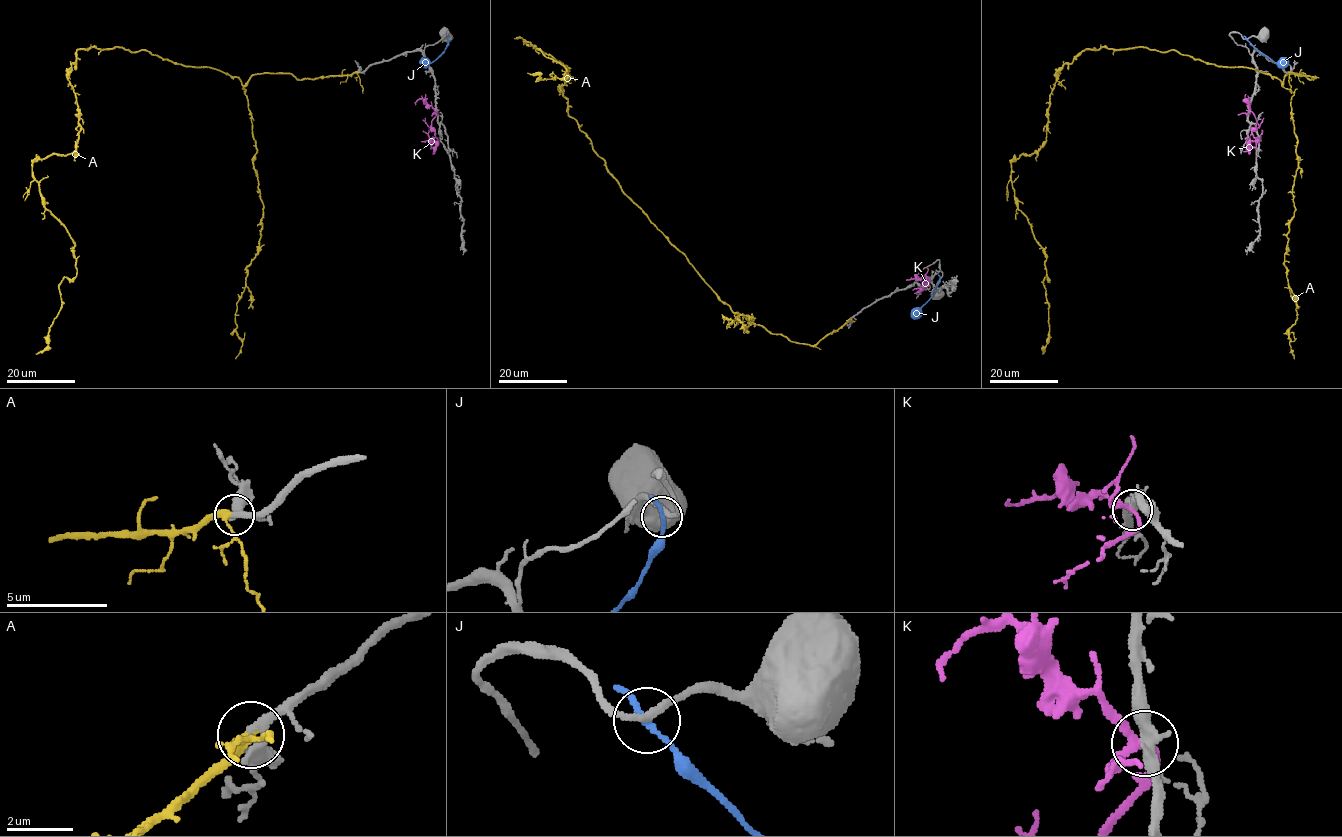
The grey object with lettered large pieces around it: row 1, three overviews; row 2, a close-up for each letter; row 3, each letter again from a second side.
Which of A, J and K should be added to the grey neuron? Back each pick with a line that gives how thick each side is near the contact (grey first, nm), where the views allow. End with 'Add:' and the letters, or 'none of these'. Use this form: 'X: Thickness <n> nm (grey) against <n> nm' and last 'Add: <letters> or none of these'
A: Thickness 200 nm (grey) against 260 nm
Add: A

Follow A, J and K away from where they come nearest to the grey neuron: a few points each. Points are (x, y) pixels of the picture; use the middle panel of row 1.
A: (850, 319), (808, 345), (734, 313), (570, 116), (567, 68), (524, 42), (568, 77), (527, 73)
J: (939, 277), (933, 294), (911, 317)
K: (927, 281), (922, 289), (926, 283), (924, 285), (926, 273)

